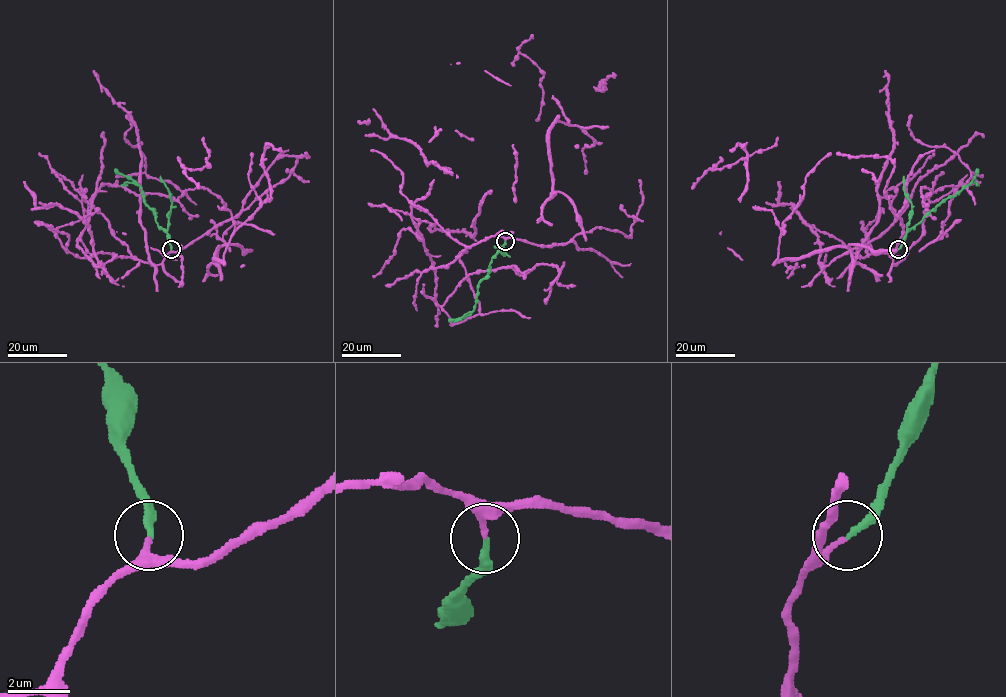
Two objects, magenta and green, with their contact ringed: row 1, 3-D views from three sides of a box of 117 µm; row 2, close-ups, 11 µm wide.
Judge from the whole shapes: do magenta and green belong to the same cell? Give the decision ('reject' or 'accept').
accept

